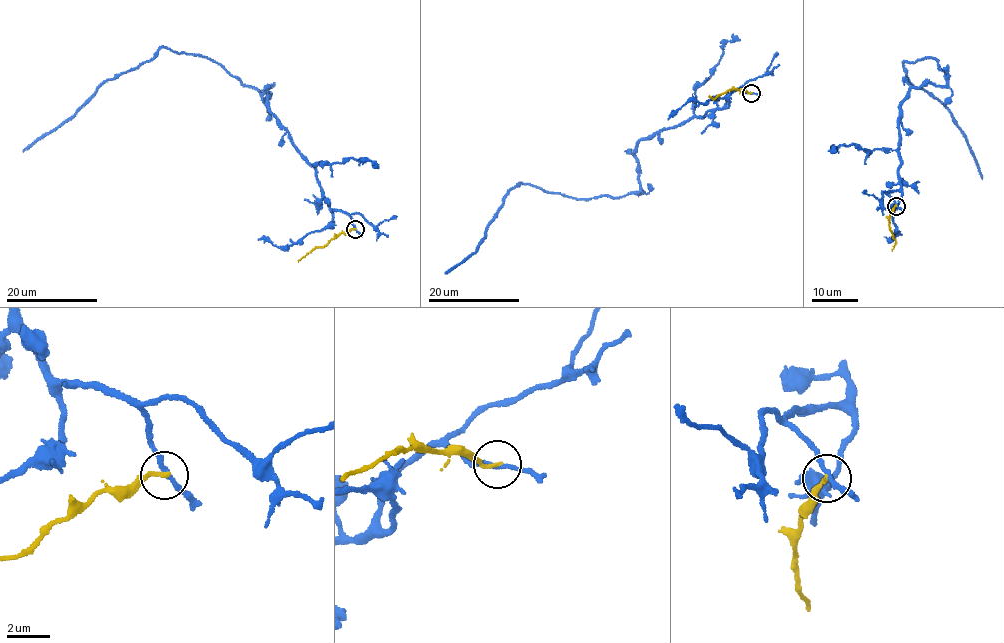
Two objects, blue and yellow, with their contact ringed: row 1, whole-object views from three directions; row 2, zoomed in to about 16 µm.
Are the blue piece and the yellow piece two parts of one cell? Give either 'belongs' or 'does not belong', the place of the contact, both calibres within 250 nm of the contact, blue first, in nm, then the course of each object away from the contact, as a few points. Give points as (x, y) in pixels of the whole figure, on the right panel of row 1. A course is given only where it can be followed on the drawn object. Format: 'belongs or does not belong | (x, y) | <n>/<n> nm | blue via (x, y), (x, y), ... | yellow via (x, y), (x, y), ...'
does not belong | (896, 206) | 200/190 nm | blue via (895, 205), (899, 107), (911, 89), (946, 80), (934, 58), (907, 61), (982, 179) | yellow via (895, 206), (888, 220), (895, 242), (892, 251)

